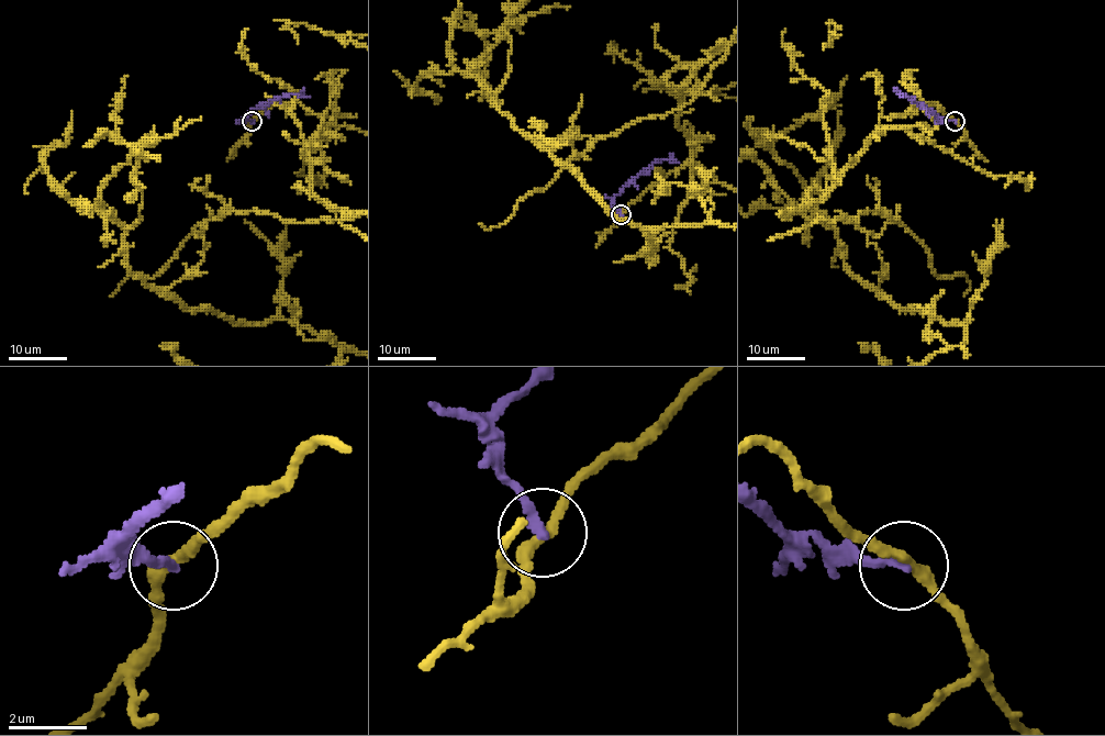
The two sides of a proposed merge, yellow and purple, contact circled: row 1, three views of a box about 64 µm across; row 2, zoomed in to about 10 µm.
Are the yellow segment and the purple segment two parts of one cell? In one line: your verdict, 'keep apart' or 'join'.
keep apart

